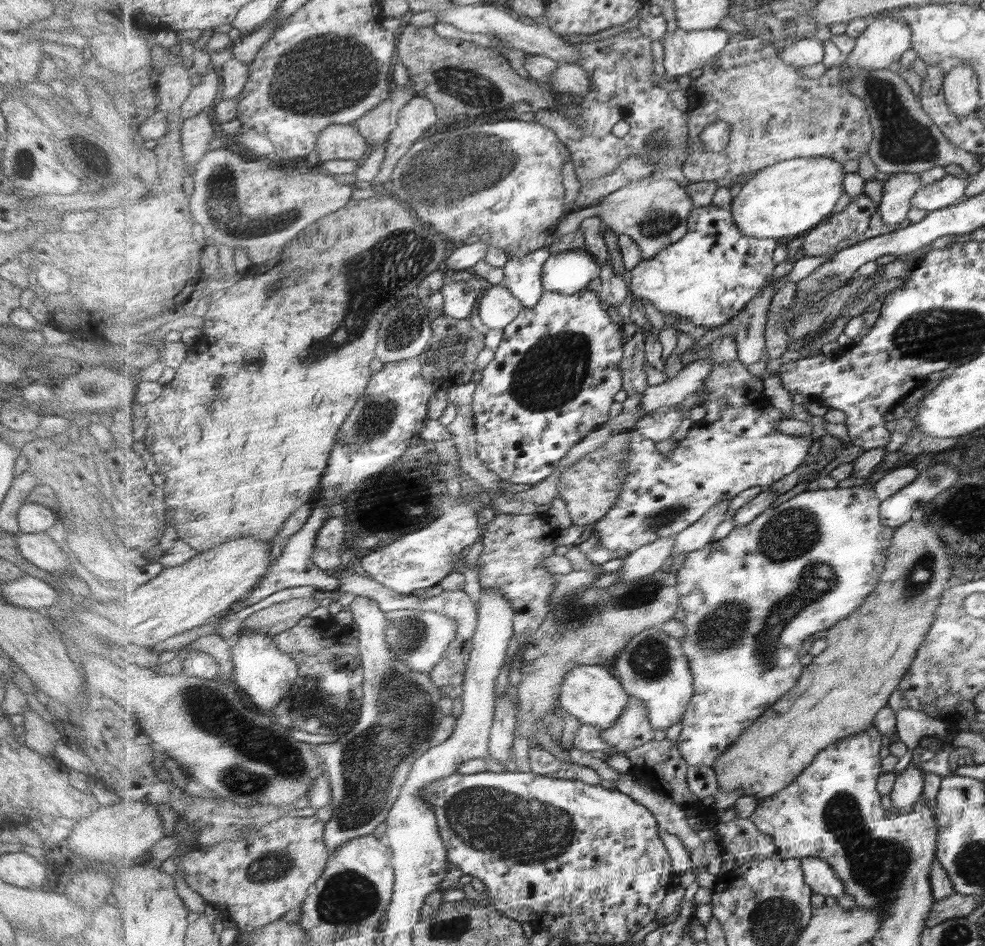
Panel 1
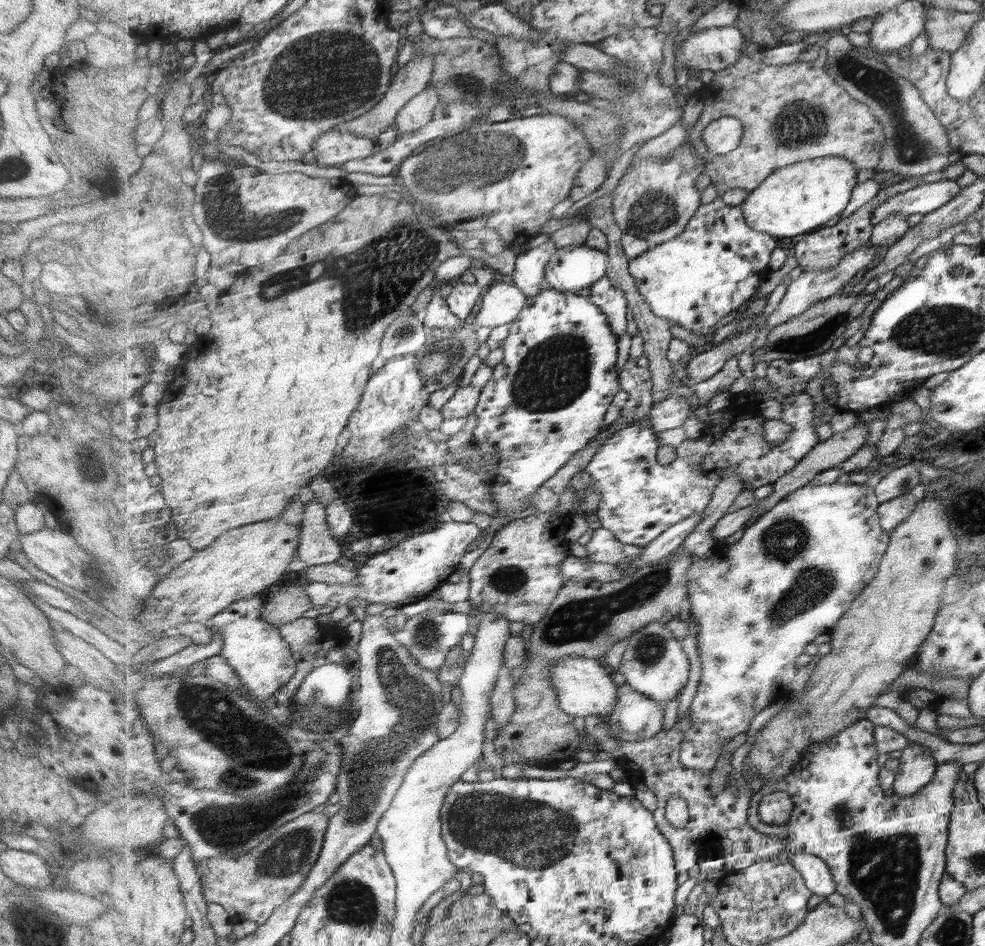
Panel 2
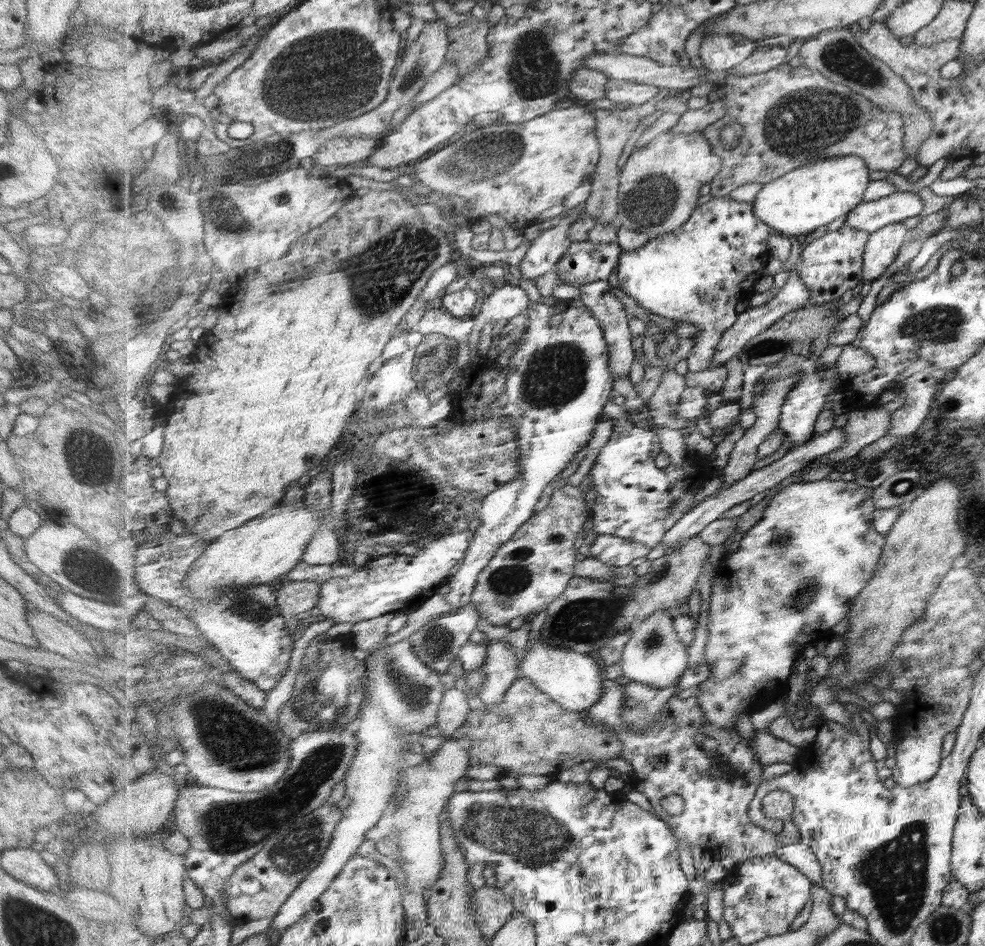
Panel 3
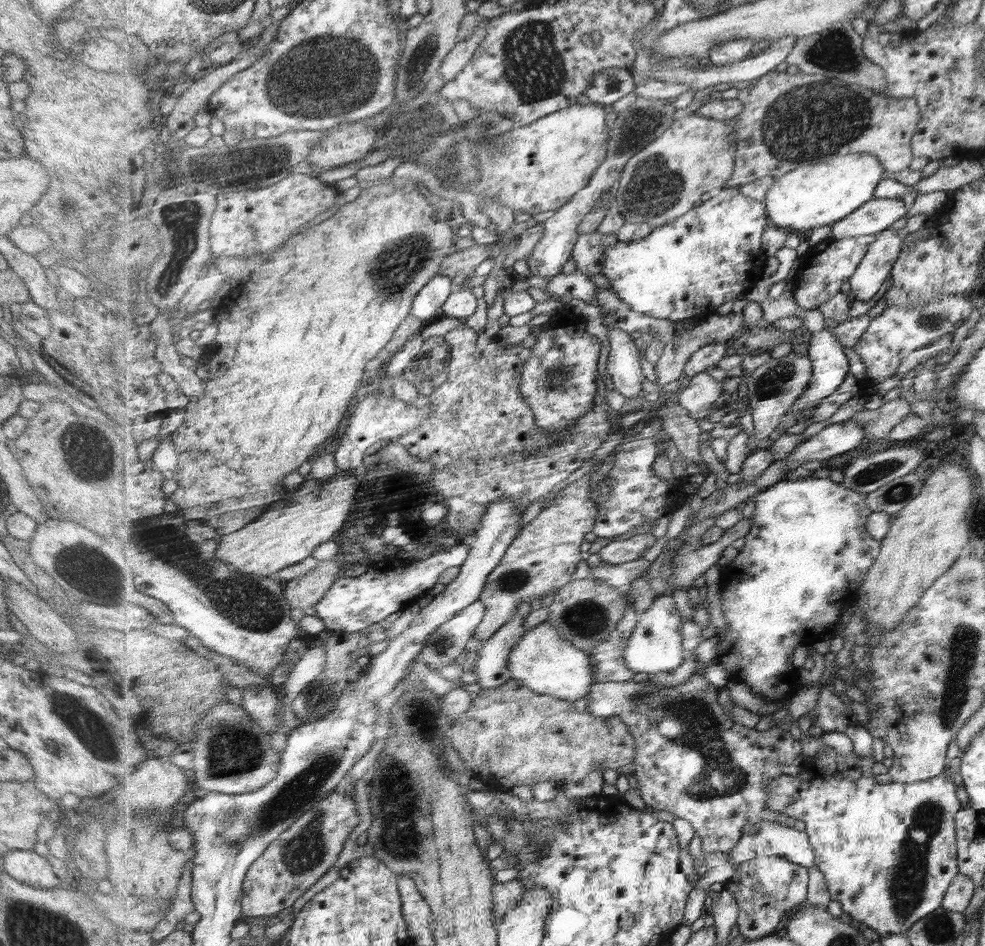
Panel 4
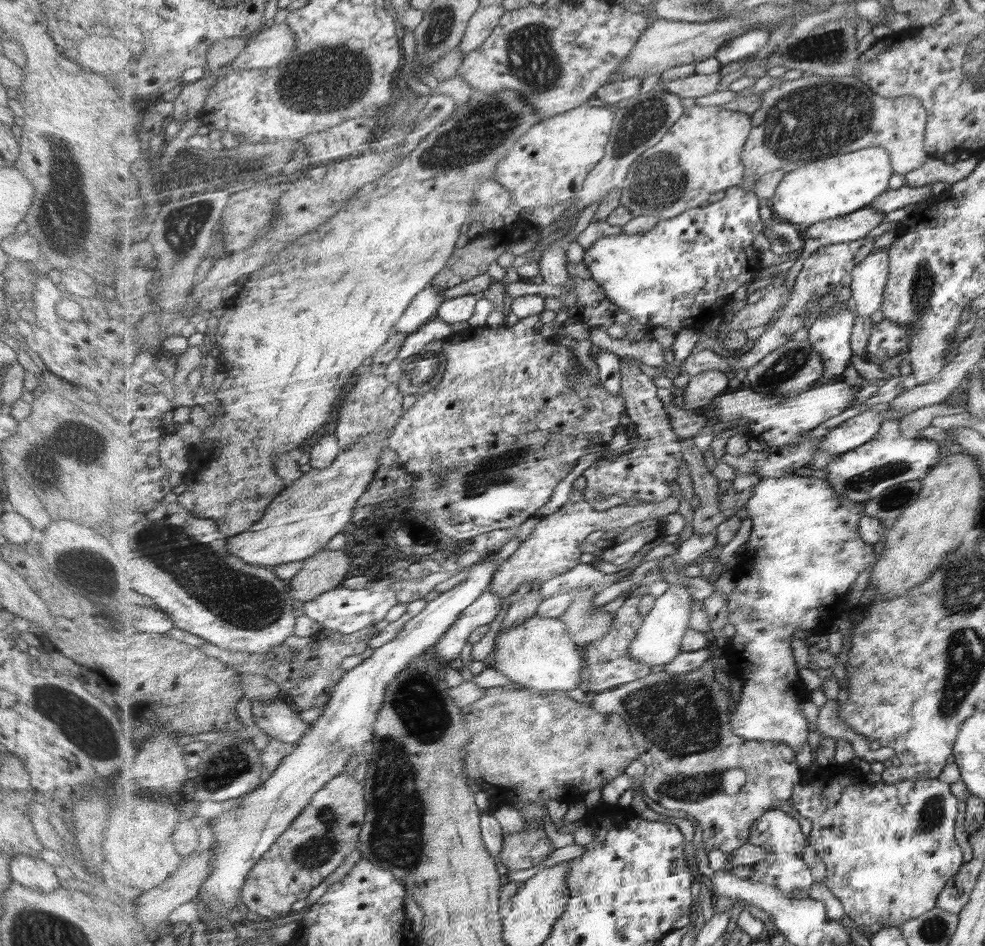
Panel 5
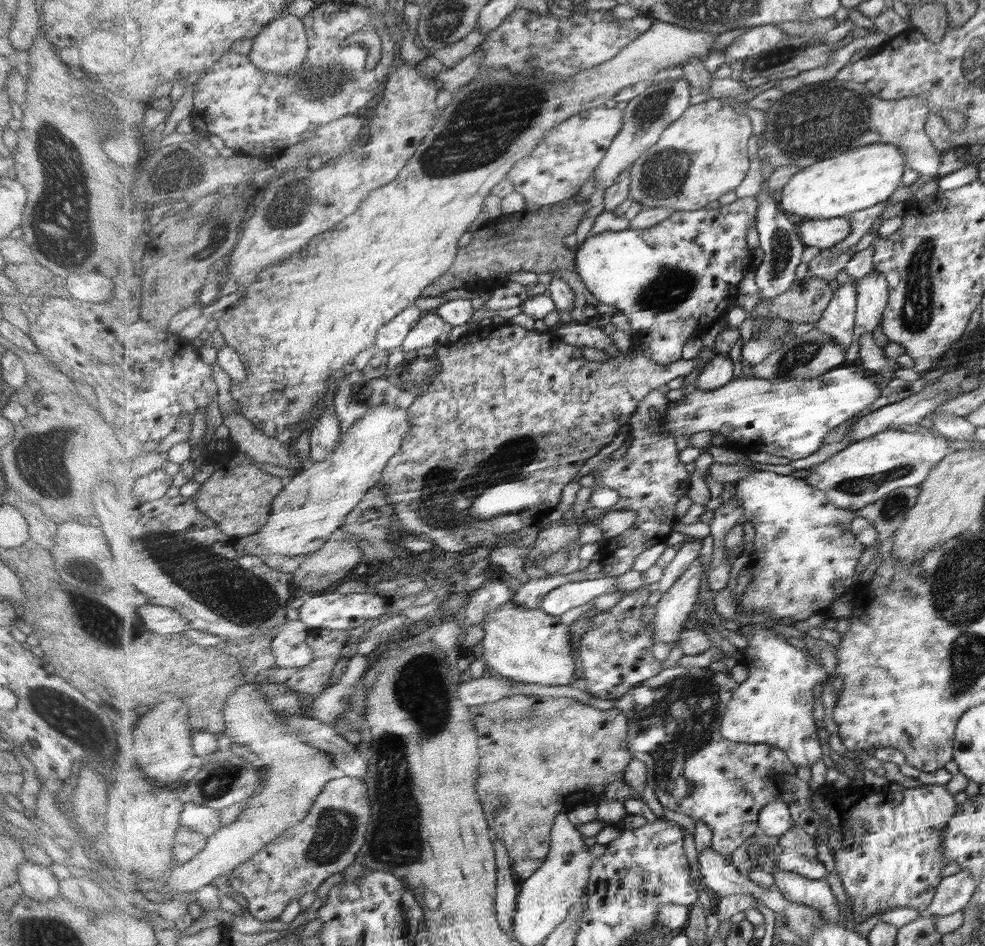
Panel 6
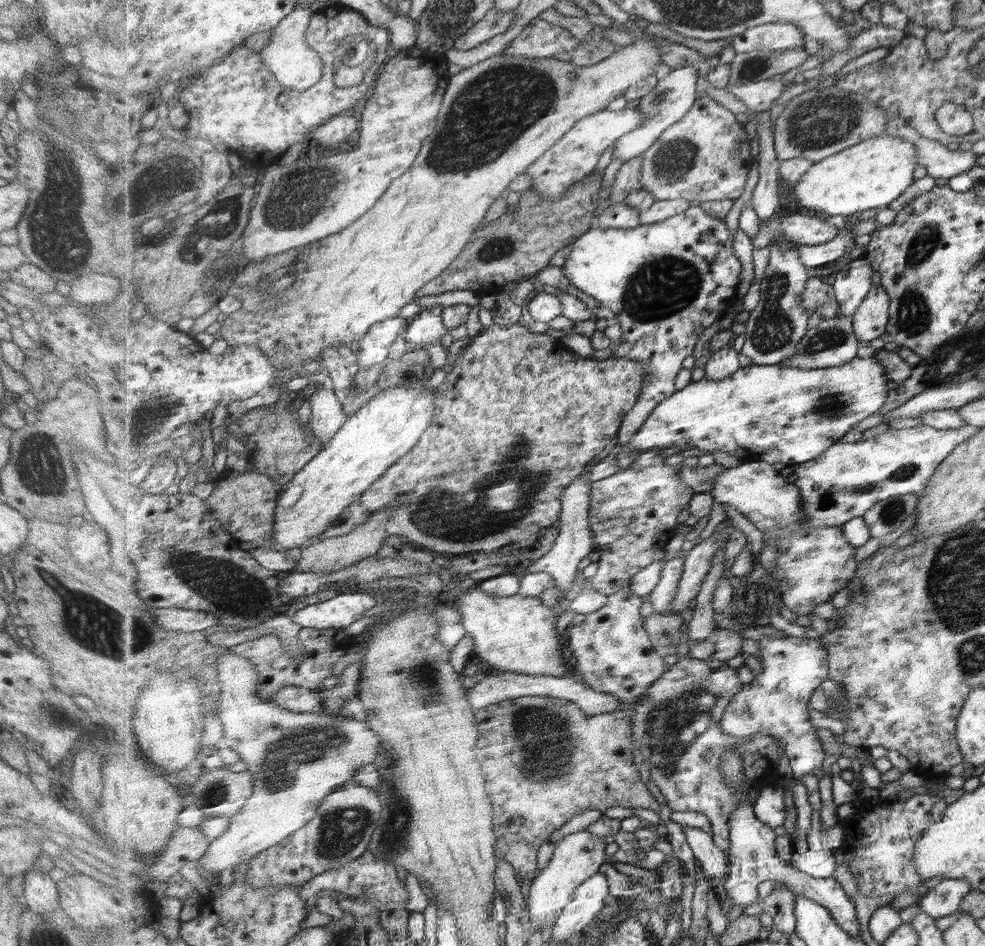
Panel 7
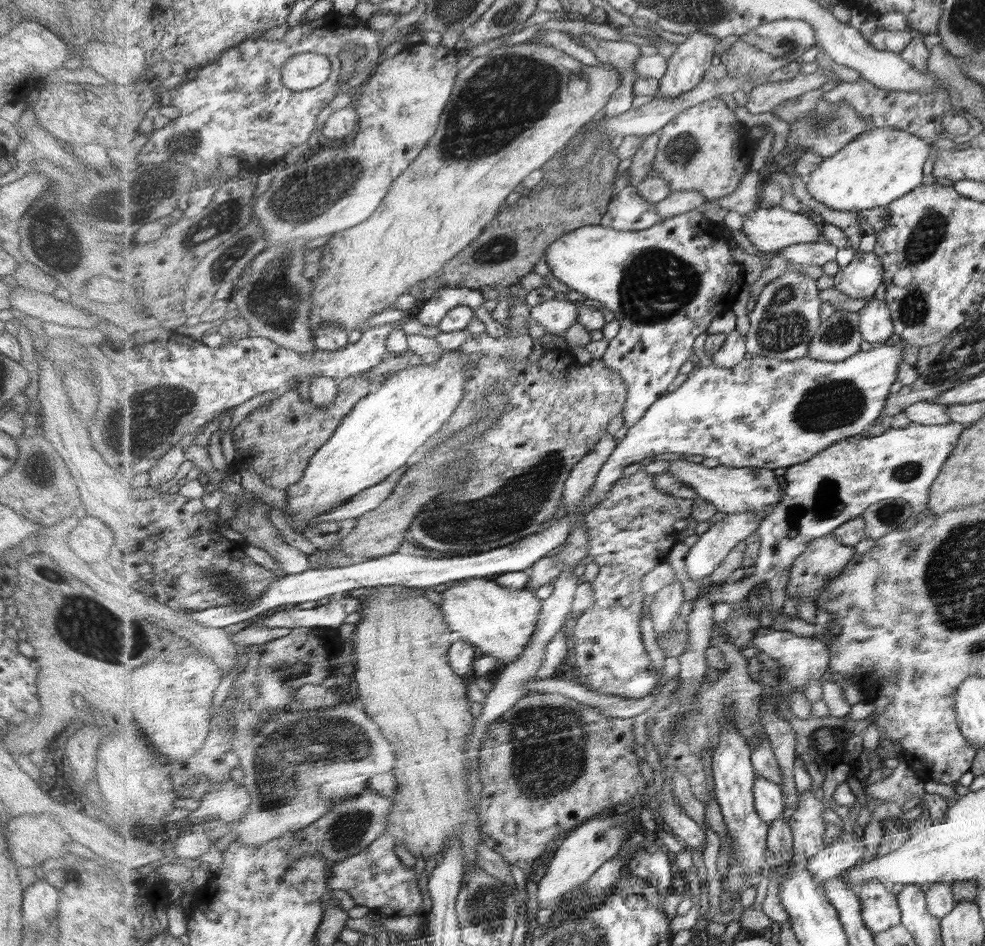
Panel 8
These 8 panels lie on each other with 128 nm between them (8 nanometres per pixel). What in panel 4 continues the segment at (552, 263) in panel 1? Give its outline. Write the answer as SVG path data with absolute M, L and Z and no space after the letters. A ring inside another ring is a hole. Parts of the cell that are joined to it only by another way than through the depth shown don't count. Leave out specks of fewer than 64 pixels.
M589 232L581 234L574 248L573 259L576 271L591 277L593 274L603 273L603 263L608 246L619 242L617 233L603 234L602 232Z

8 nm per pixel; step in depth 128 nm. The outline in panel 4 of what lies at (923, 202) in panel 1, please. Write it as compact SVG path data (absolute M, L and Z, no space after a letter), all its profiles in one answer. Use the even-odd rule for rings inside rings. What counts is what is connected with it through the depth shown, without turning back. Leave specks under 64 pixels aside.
M873 199L832 225L829 237L837 240L879 235L890 229L897 220L907 216L907 206L899 199Z

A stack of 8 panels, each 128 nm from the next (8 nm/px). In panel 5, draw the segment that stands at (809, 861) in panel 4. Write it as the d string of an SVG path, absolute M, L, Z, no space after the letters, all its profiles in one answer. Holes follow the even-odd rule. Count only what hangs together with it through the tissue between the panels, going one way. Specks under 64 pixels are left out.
M781 810L763 814L755 822L749 843L761 844L769 853L801 854L808 846L810 838L802 830L801 824Z

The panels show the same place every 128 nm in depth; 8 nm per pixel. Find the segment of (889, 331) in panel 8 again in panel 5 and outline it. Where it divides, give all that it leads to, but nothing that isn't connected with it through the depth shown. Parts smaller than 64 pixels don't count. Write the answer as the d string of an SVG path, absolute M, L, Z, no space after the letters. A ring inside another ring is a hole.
M887 249L873 250L872 254L863 260L851 273L852 283L850 289L852 292L851 301L857 311L856 316L865 316L870 318L876 310L882 310L883 300L885 300L885 290L889 282L890 266L889 254Z

